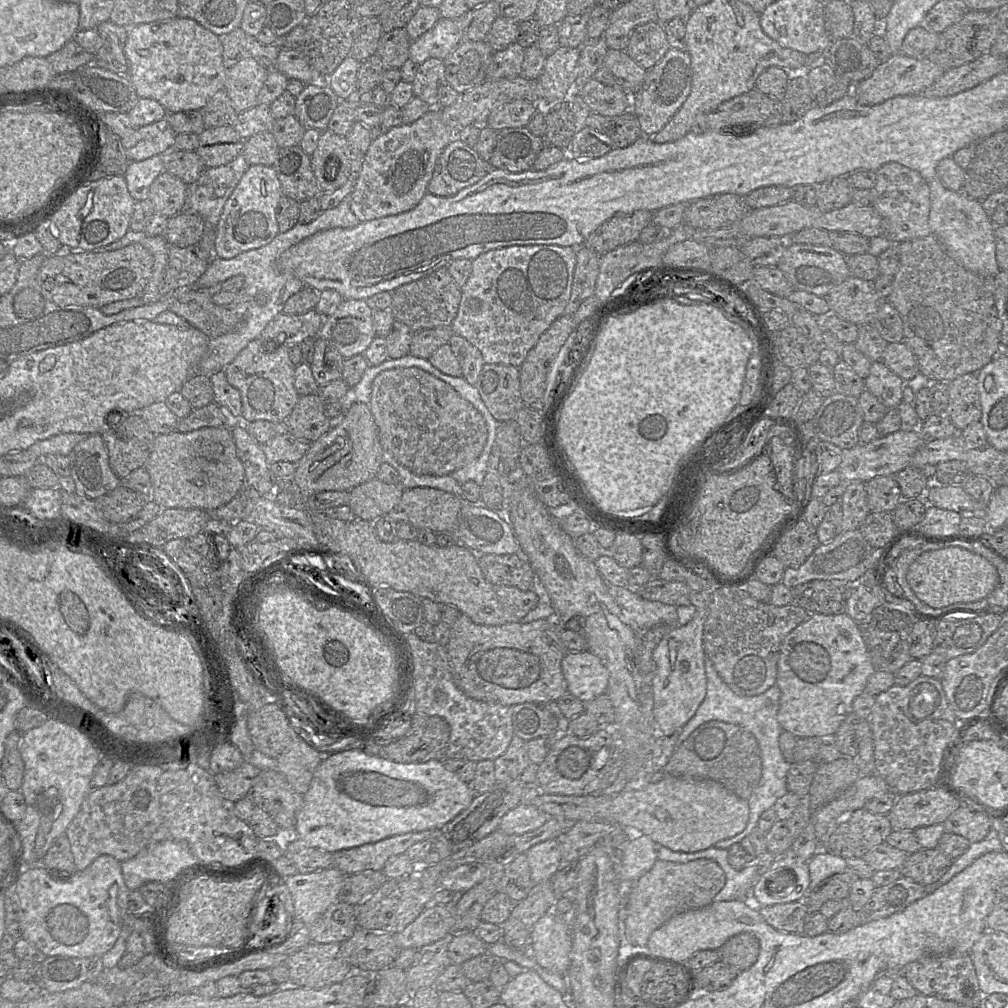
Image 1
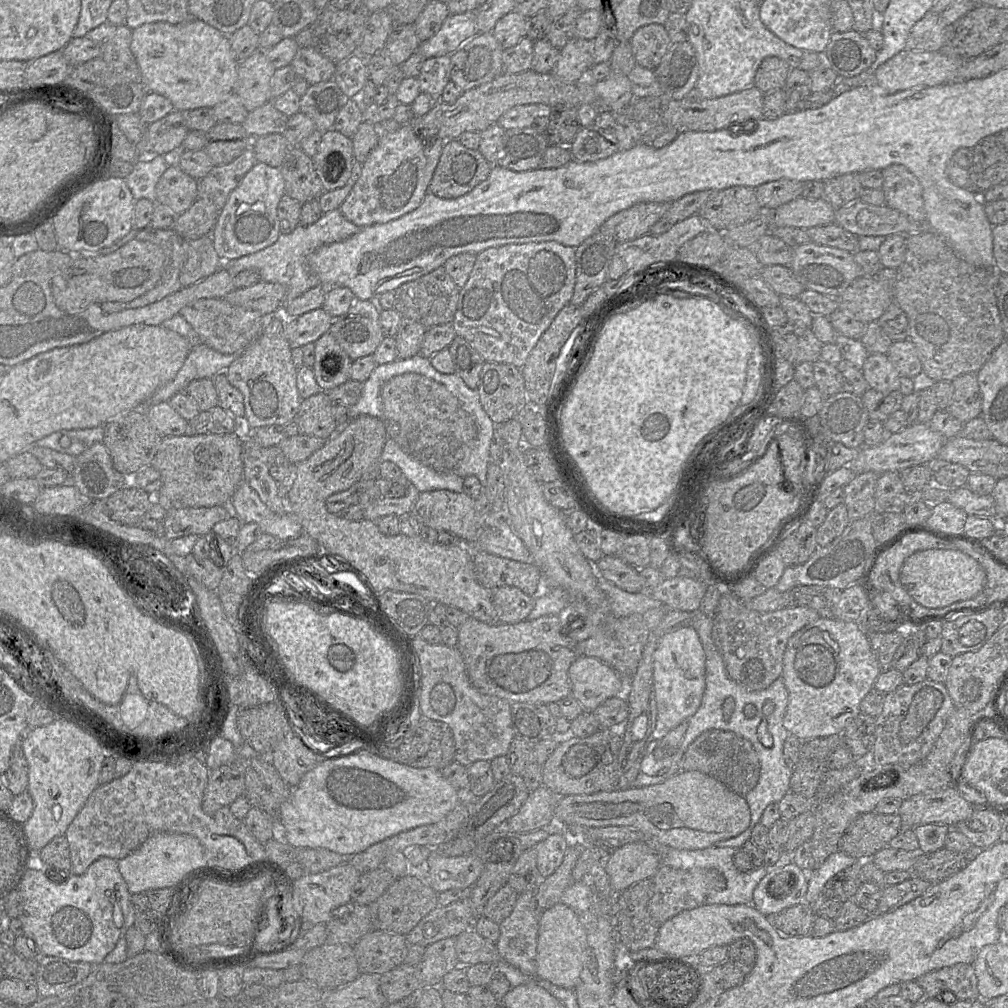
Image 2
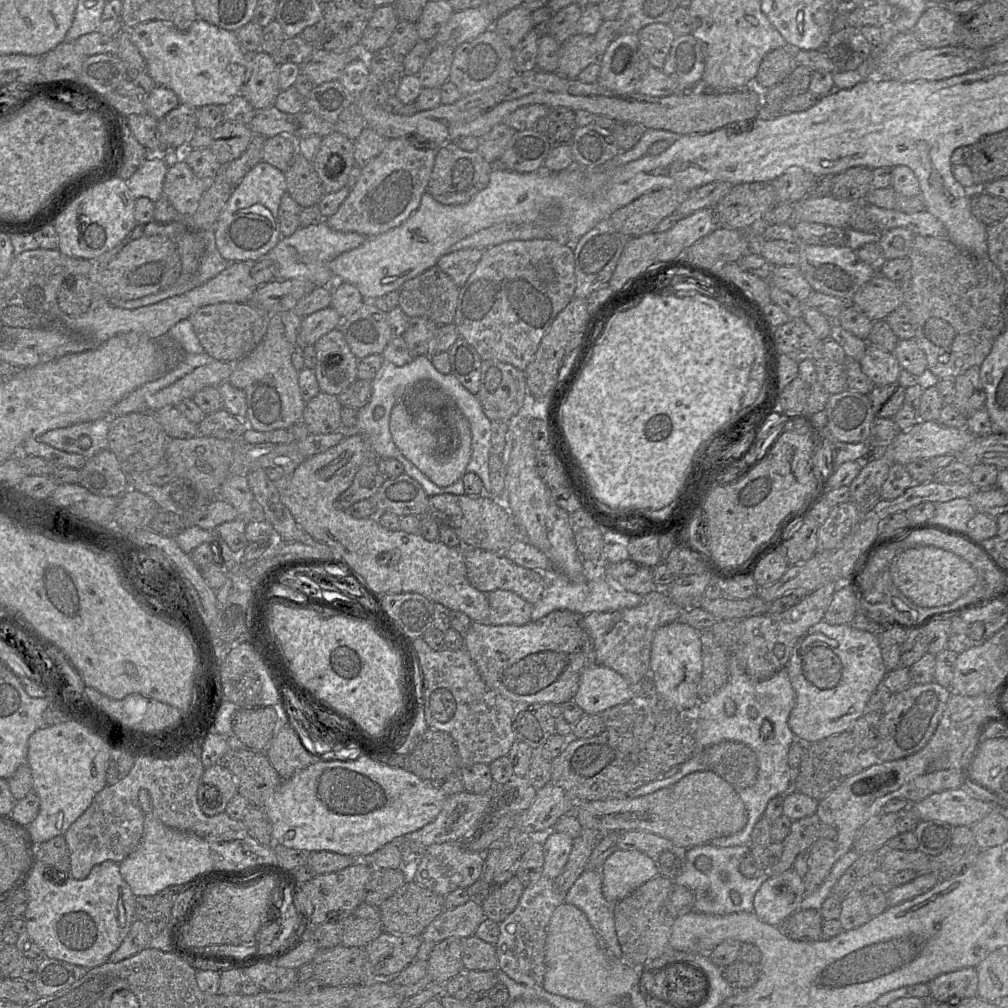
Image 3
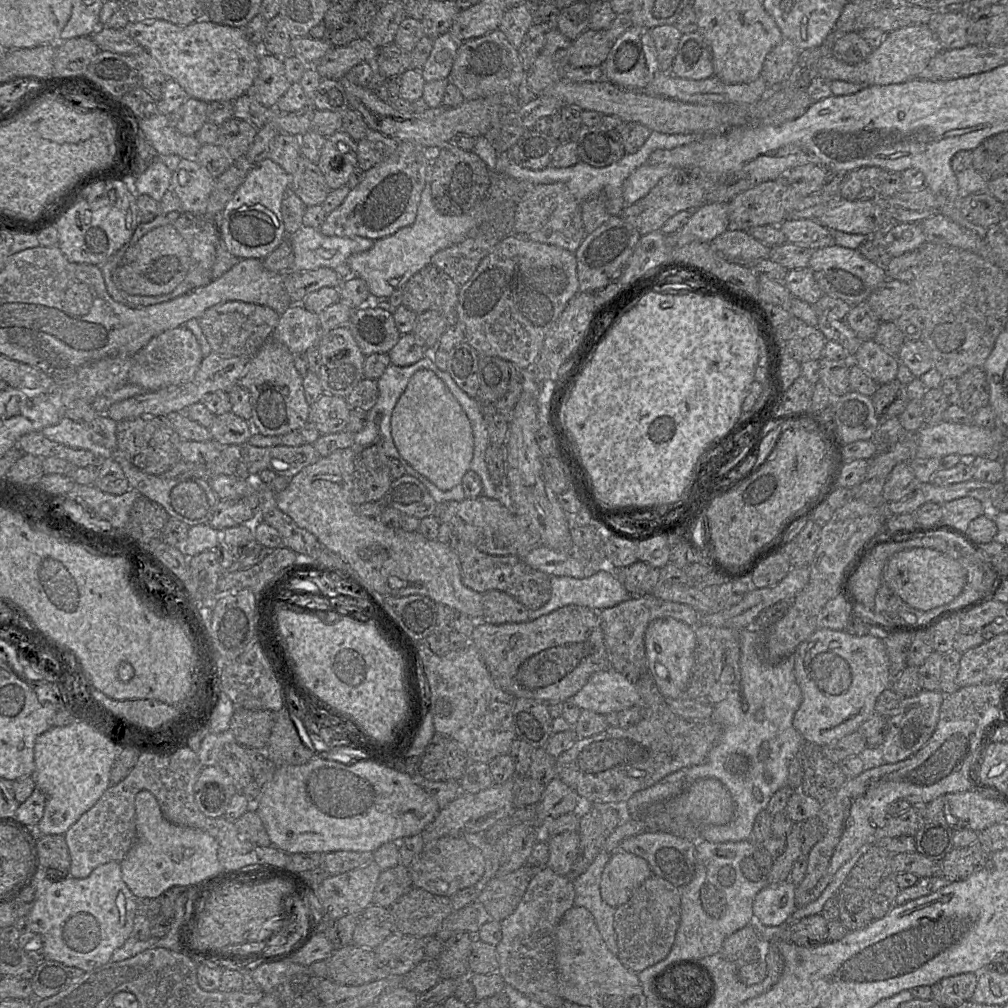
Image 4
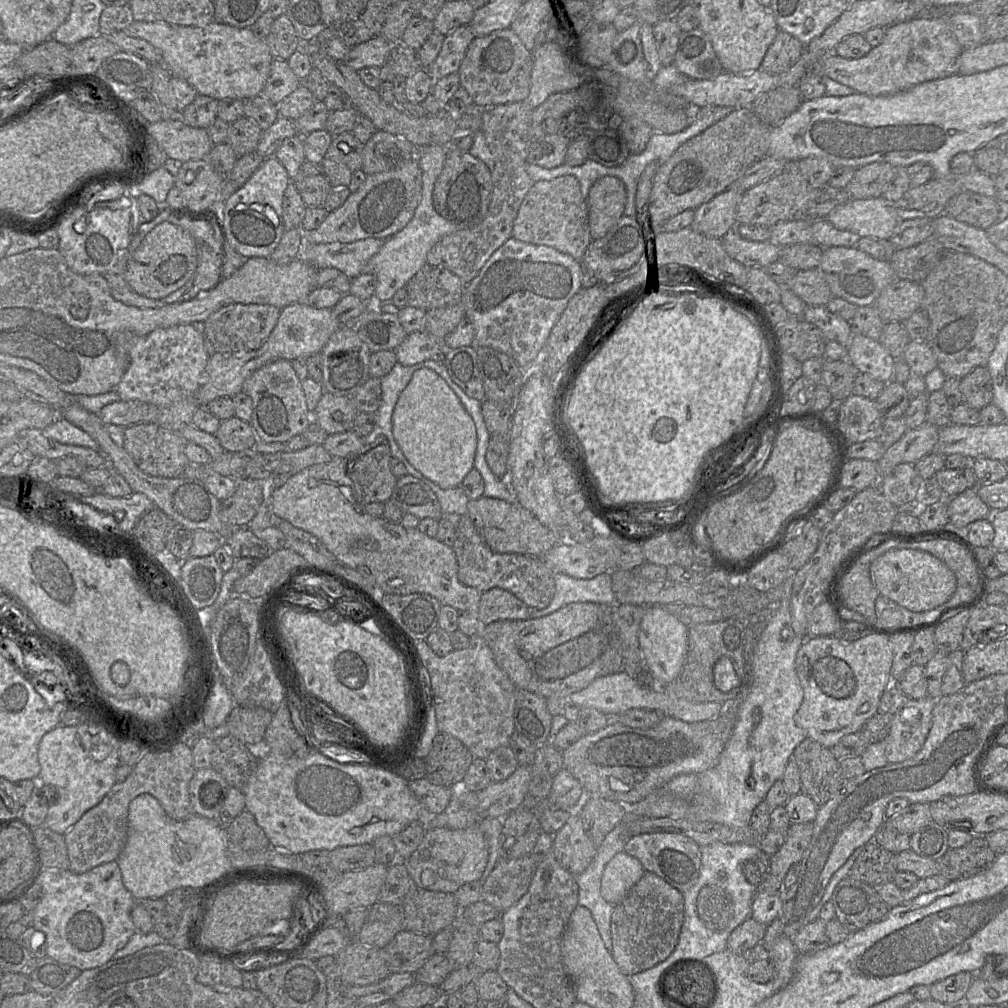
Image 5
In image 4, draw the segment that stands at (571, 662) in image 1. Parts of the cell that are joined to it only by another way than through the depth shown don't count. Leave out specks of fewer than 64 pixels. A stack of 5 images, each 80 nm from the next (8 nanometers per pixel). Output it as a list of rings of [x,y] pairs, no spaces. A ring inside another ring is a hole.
[[[614,669],[594,673],[572,700],[582,710],[603,715],[640,706],[641,703],[635,683]]]

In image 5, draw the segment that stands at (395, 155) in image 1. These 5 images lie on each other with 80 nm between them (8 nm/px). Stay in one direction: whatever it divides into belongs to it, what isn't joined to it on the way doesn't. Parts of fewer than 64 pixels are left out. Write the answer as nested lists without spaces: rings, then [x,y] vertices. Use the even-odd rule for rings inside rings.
[[[415,158],[397,170],[366,176],[362,186],[342,206],[330,212],[316,230],[304,233],[305,240],[314,244],[349,243],[368,238],[386,240],[412,219],[421,197],[422,171]]]

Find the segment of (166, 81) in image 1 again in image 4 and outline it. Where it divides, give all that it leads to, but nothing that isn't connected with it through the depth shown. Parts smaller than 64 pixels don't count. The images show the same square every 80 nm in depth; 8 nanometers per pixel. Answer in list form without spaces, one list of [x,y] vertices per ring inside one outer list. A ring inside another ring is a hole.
[[[203,18],[187,26],[163,20],[129,23],[124,31],[158,62],[166,78],[178,83],[192,99],[206,103],[235,101],[248,92],[258,75],[262,49],[247,39],[244,29],[218,25]]]

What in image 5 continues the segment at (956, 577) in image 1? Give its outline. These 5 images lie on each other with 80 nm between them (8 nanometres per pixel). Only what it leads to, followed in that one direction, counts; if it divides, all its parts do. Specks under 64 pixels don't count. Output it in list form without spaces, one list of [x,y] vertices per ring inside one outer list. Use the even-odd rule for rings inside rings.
[[[894,549],[881,555],[872,562],[870,576],[881,595],[916,613],[945,604],[957,589],[953,571],[935,556],[920,550]]]

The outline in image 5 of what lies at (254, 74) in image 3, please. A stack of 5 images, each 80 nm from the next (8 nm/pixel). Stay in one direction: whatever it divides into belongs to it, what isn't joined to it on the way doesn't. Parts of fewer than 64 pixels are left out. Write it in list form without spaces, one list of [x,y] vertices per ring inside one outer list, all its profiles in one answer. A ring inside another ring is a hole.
[[[274,59],[262,94],[268,101],[278,105],[294,92],[302,81],[294,74],[287,60]]]

